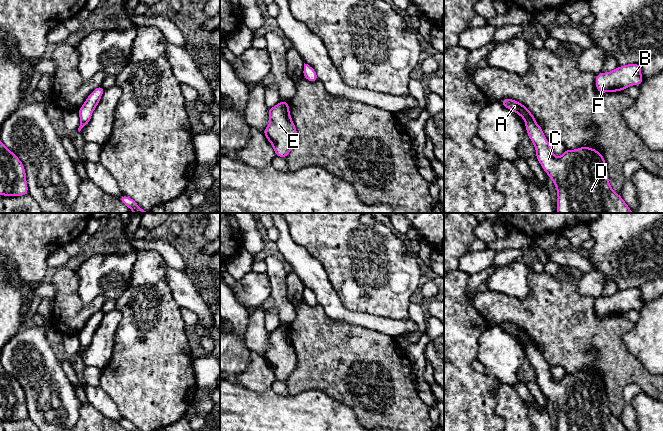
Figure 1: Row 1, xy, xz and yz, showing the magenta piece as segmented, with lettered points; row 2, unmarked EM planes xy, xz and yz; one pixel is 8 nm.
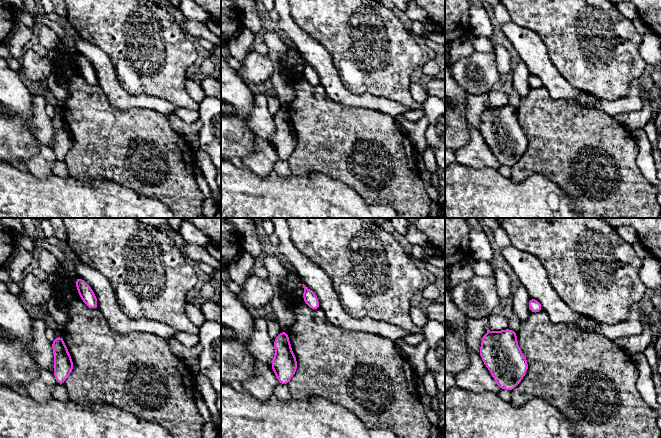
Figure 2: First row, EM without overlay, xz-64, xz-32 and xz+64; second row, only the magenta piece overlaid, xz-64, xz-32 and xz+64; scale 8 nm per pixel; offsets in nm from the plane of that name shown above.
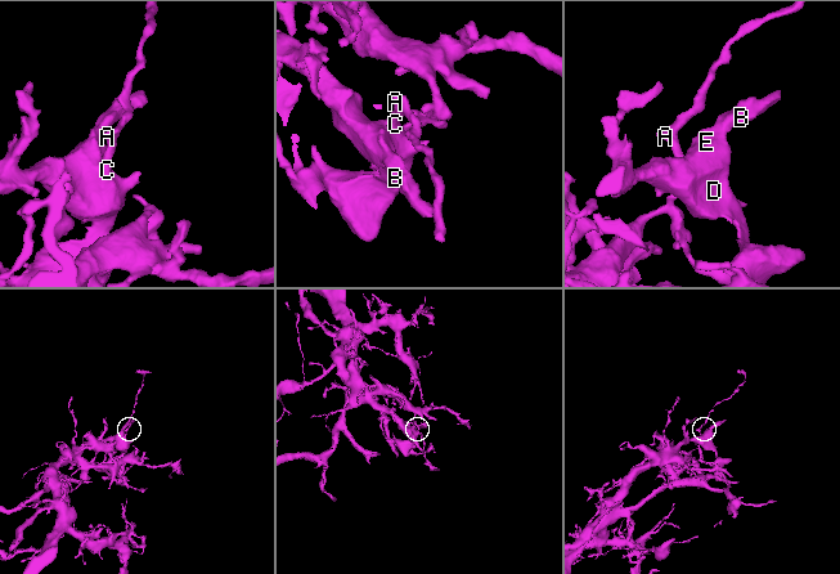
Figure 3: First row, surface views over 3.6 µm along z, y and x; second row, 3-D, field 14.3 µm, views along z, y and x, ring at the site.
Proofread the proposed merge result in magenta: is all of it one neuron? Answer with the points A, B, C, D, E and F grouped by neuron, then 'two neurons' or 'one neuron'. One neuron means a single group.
groups A B C D E F; one neuron

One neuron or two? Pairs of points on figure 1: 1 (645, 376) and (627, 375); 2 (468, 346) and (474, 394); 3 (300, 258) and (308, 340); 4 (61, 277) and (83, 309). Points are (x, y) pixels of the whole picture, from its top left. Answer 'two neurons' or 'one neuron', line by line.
1: one neuron
2: one neuron
3: two neurons
4: one neuron

